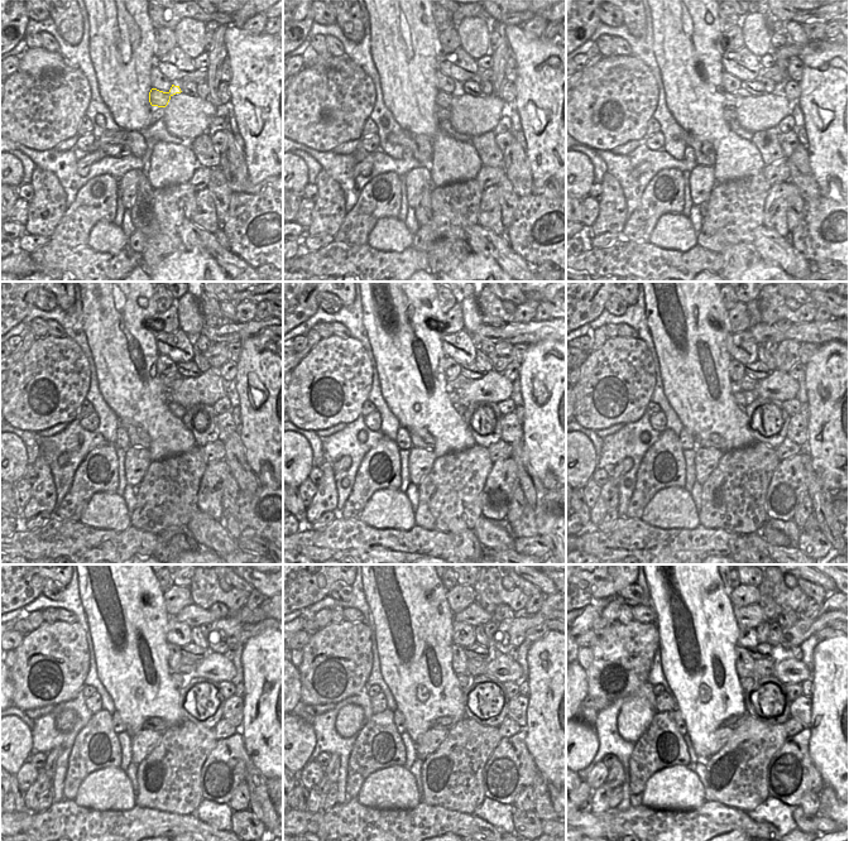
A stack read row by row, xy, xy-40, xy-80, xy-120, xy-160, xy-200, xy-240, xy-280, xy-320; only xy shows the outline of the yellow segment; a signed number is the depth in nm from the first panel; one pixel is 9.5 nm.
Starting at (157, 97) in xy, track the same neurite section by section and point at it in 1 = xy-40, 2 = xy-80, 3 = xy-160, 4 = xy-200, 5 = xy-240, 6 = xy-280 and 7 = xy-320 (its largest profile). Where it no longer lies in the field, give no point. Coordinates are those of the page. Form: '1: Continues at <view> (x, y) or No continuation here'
1: Continues at xy-40 (444, 100)
2: Continues at xy-80 (730, 100)
3: Continues at xy-160 (461, 381)
4: Continues at xy-200 (747, 383)
5: Continues at xy-240 (187, 666)
6: Continues at xy-280 (475, 667)
7: Continues at xy-320 (762, 667).

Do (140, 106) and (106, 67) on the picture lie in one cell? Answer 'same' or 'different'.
same

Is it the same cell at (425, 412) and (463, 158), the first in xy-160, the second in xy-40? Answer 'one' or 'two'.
one

